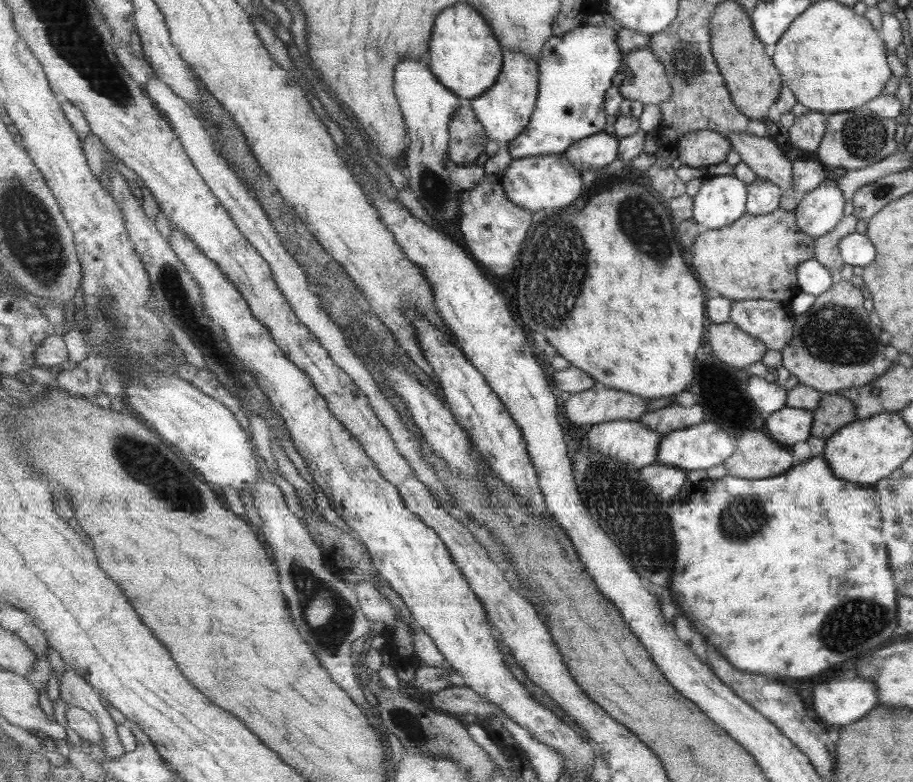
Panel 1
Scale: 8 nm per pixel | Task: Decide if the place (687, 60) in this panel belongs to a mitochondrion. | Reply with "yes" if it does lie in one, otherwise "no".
yes

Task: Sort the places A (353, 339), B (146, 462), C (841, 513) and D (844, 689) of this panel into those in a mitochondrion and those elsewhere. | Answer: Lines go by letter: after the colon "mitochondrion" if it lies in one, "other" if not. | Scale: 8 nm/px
A: other
B: mitochondrion
C: other
D: other

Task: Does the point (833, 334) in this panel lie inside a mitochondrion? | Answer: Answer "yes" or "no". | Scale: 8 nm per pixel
yes

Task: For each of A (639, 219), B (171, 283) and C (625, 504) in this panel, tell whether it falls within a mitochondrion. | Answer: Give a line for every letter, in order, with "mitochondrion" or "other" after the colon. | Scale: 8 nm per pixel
A: mitochondrion
B: mitochondrion
C: mitochondrion

